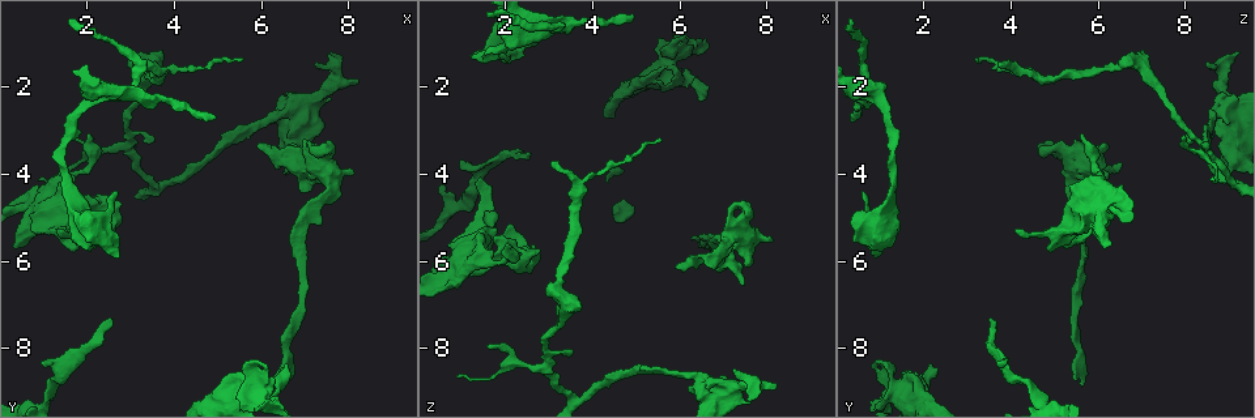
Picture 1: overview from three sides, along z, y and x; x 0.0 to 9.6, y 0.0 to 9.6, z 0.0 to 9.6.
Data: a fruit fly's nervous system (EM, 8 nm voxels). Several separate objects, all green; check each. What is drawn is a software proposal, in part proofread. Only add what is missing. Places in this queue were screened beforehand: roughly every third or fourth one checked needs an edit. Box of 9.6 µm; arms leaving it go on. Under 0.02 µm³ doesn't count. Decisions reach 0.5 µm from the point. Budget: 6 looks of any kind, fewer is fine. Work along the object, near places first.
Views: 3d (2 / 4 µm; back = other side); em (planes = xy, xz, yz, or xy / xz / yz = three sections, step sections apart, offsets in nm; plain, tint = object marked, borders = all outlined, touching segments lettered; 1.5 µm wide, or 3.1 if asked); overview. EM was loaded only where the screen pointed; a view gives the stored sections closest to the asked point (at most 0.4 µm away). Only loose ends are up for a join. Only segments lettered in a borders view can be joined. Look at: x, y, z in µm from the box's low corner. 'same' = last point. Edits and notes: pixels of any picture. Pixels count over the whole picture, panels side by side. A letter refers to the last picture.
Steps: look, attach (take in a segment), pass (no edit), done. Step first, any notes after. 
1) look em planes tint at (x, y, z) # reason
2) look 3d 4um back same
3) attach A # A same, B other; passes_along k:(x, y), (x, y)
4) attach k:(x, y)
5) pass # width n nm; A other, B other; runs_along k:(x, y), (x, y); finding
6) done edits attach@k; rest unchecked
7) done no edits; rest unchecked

look 3d 2um at (8.20, 1.80, 8.90) # free end

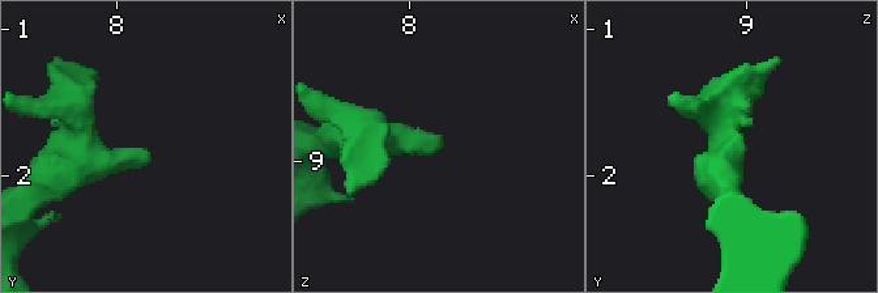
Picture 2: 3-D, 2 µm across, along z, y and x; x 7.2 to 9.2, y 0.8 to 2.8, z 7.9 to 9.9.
look em 3.1um xy step 8 tint at (8.22, 1.86, 8.92) # shape alone is not enough

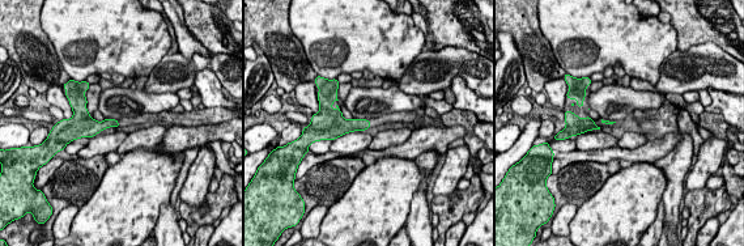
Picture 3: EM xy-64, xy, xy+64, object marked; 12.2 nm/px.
look em 3.1um planes borders same # cut it another way

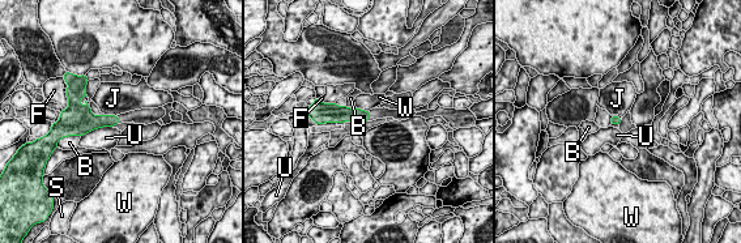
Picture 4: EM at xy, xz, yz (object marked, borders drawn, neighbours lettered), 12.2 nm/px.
pass # B other, F other, J other, S other, U other, W other; border 4:(105, 114), (115, 115); no lettered segment goes on from it

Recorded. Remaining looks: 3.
look em xy step 8 borders at (3.40, 3.25, 8.15) # branch stops here

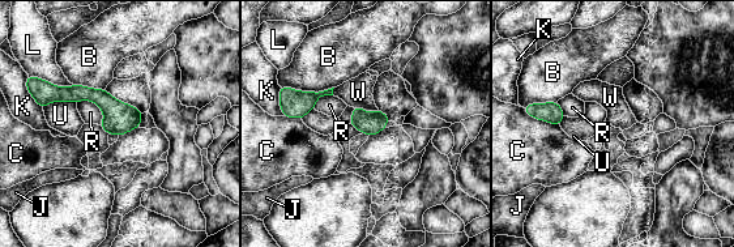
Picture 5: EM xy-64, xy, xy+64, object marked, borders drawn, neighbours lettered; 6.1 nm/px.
look em planes borders same

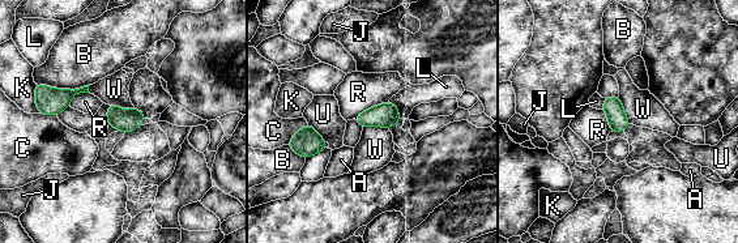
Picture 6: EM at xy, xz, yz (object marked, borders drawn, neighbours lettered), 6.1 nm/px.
pass # A other, B other, C other, J other, K other, L other, R other, U other, W other; no lettered segment goes on from it

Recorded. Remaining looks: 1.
done no edits; rest unchecked

